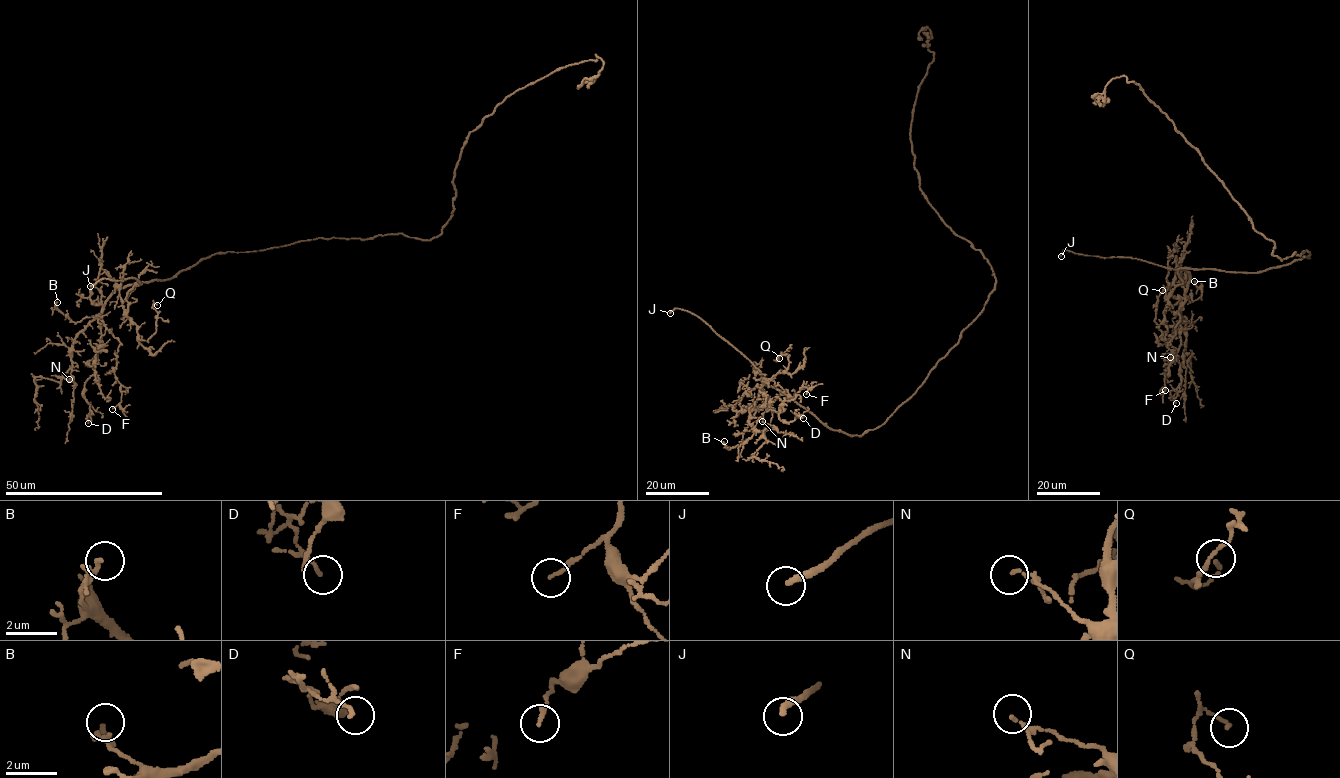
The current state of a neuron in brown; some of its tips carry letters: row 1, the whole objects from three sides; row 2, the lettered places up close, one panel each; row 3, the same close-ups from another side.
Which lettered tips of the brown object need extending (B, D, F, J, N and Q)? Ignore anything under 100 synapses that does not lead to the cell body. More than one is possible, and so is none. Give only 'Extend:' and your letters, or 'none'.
Extend: J

